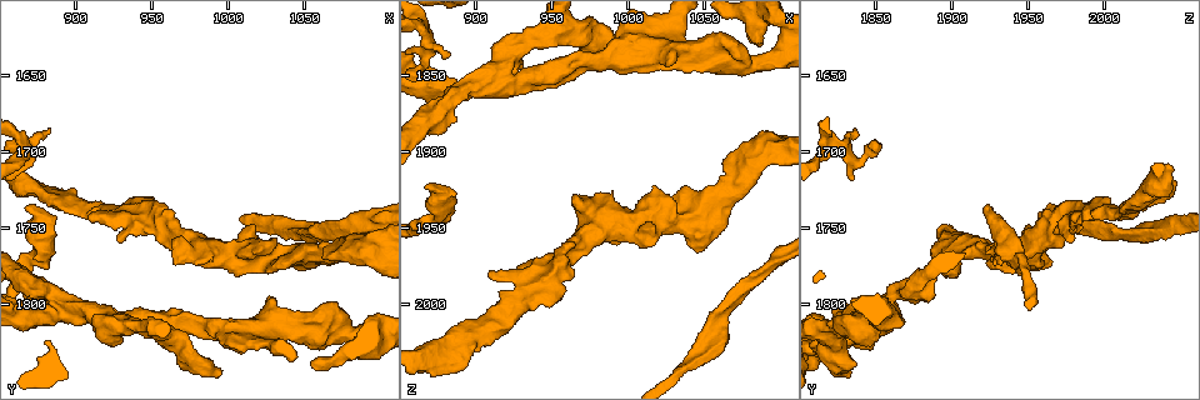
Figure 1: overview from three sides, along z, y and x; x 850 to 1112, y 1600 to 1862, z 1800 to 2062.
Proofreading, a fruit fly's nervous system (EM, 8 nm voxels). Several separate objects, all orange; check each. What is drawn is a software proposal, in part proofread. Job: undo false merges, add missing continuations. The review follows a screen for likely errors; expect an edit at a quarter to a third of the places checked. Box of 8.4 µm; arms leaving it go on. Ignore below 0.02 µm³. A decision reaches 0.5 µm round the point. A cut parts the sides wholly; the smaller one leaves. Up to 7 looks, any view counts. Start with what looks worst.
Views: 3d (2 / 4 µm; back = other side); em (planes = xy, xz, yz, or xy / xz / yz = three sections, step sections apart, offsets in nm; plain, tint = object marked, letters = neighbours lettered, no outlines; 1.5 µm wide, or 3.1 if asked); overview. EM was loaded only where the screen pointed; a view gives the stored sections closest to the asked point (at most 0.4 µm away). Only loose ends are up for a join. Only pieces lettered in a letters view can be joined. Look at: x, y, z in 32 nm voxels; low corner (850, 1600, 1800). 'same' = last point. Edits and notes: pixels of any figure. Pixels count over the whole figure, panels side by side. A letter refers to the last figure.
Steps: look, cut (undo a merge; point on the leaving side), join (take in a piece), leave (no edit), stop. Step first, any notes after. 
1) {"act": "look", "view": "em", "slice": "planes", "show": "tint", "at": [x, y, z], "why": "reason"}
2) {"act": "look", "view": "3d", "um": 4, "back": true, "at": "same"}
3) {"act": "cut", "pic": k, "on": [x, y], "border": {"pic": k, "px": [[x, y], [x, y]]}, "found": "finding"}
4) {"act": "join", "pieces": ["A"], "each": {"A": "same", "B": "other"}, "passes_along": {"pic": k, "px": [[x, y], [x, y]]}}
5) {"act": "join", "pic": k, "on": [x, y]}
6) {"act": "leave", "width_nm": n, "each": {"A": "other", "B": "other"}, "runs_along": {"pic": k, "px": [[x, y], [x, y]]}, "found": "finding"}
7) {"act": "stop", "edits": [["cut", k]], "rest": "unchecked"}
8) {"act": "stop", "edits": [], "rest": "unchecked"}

{"act": "look", "view": "em", "slice": "xz", "step": 4, "show": "tint", "at": [866, 1736, 1924], "why": "branch stops here"}

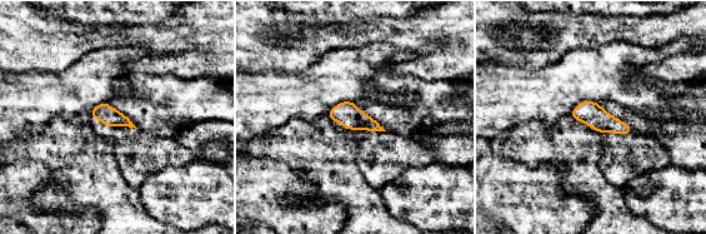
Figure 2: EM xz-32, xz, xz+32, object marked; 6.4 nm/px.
{"act": "look", "view": "em", "slice": "yz", "step": 4, "show": "letters", "at": "same"}

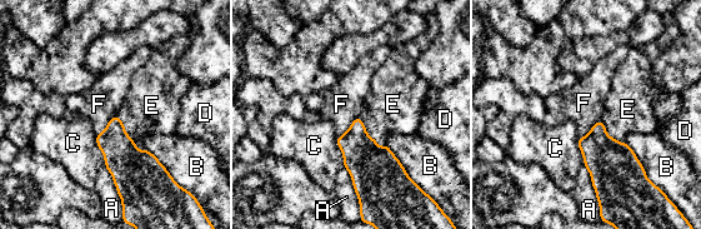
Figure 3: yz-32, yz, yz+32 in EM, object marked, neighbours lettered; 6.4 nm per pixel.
{"act": "join", "pieces": ["E"], "each": {"A": "other", "B": "other", "C": "other", "D": "other", "E": "same", "F": "other"}, "passes_along": {"pic": 3, "px": [[123, 159], [123, 124], [151, 105]]}, "found": "the cell continues"}

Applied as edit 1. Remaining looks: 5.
{"act": "look", "view": "em", "slice": "planes", "show": "plain", "at": [994, 1846, 1834], "why": "branch stops here"}

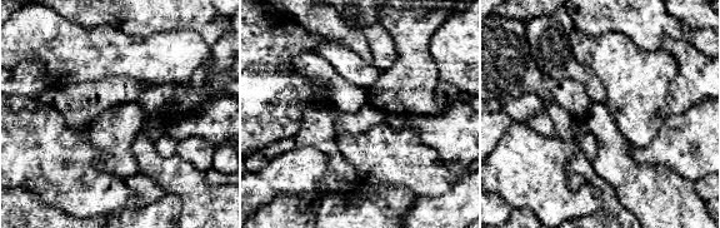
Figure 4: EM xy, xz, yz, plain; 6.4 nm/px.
{"act": "look", "view": "em", "slice": "planes", "show": "letters", "at": "same", "why": "see the neighbours"}

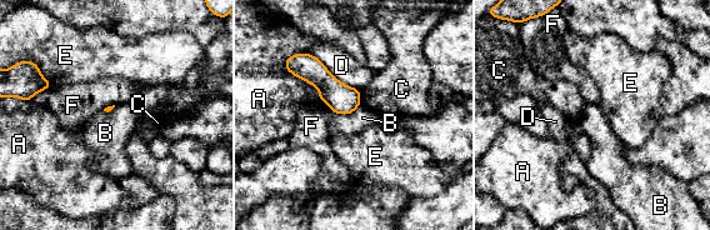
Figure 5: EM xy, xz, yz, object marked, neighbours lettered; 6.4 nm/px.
{"act": "leave", "each": {"A": "other", "B": "other", "C": "other", "D": "other", "E": "other", "F": "other"}, "border": {"pic": 5, "px": [[360, 104], [348, 114], [334, 113]]}, "found": "no lettered piece goes on from it"}

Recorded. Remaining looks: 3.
{"act": "look", "view": "em", "slice": "xz", "step": 4, "show": "letters", "at": [928, 1760, 1978], "why": "thick end"}

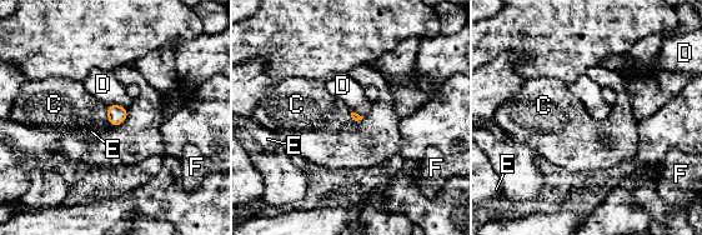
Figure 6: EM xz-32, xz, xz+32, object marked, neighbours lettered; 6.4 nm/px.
{"act": "look", "view": "em", "slice": "planes", "show": "letters", "at": "same"}

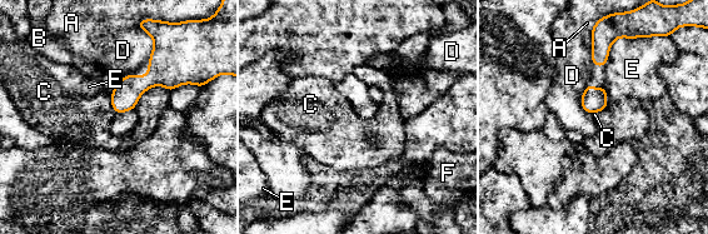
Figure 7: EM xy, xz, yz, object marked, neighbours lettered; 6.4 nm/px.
{"act": "leave", "each": {"A": "other", "B": "other", "C": "other", "D": "other", "E": "other", "F": "other"}, "border": {"pic": 7, "px": [[109, 96], [115, 113]]}, "found": "none of them fits"}

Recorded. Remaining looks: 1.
{"act": "stop", "edits": [["join", 3]], "rest": "unchecked"}

